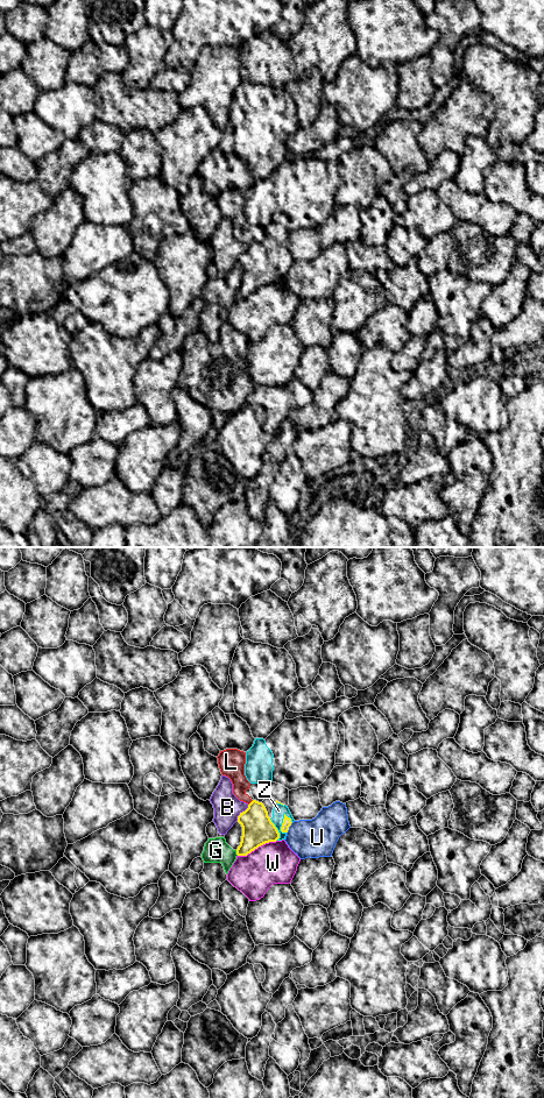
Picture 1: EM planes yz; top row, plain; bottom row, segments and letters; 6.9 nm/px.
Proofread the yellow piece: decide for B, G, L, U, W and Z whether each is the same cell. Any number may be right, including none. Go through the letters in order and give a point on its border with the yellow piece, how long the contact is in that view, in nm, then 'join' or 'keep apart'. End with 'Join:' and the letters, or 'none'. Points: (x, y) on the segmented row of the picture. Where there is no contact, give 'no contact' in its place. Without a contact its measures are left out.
B: yz (241, 813) | 140 nm | keep apart
G: yz (237, 852) | 40 nm | keep apart
L: yz (251, 802) | 50 nm | keep apart
U: yz (288, 828) | 90 nm | keep apart
W: yz (256, 848) | 300 nm | keep apart
Z: yz (281, 827) | 200 nm | keep apart
Join: none

